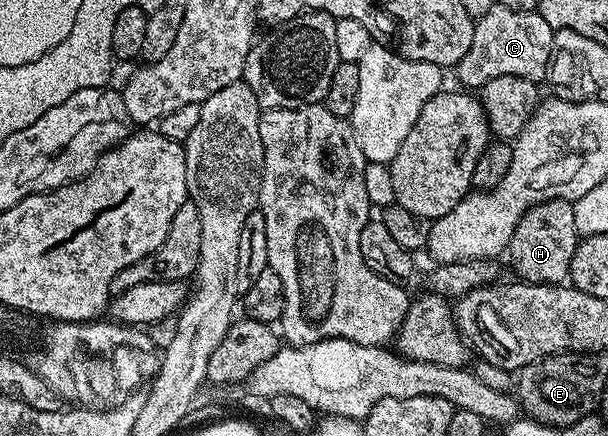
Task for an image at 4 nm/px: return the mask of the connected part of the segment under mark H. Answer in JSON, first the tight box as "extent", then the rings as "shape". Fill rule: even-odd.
{"extent":[508,198,579,284],"shape":[[[557,198],[536,204],[524,212],[516,224],[516,232],[512,232],[508,255],[510,254],[510,262],[521,279],[539,284],[562,284],[569,279],[572,256],[579,241],[573,202]]]}

